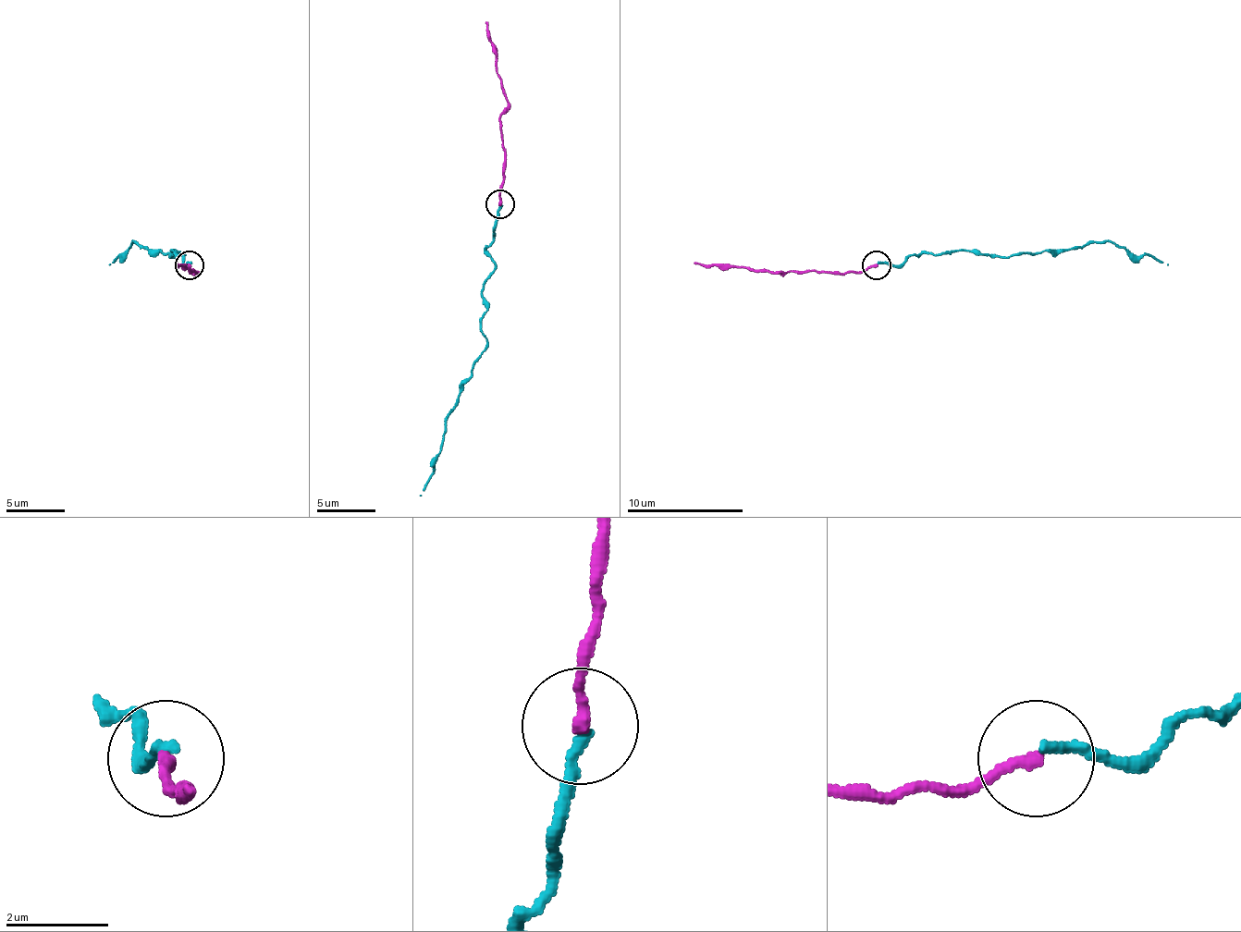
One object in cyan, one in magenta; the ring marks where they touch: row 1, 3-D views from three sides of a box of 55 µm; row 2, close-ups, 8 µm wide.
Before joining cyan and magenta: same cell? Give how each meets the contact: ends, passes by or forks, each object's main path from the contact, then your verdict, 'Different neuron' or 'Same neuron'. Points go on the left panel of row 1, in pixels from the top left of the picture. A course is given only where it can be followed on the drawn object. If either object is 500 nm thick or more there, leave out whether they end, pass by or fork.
At the ring cyan ends. At the ring magenta ends. Course of cyan: (190, 263), (178, 254), (184, 254), (172, 251), (169, 257), (175, 254), (134, 242), (108, 265). Course of magenta: (190, 265), (192, 275), (190, 272), (195, 272), (175, 263). Same neuron

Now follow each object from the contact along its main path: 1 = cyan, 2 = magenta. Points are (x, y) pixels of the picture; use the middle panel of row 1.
1: (500, 204), (488, 248), (495, 272), (483, 286), (485, 350), (445, 423), (434, 475), (419, 496)
2: (500, 204), (503, 169), (500, 111), (506, 93), (497, 73), (497, 47), (485, 21)

